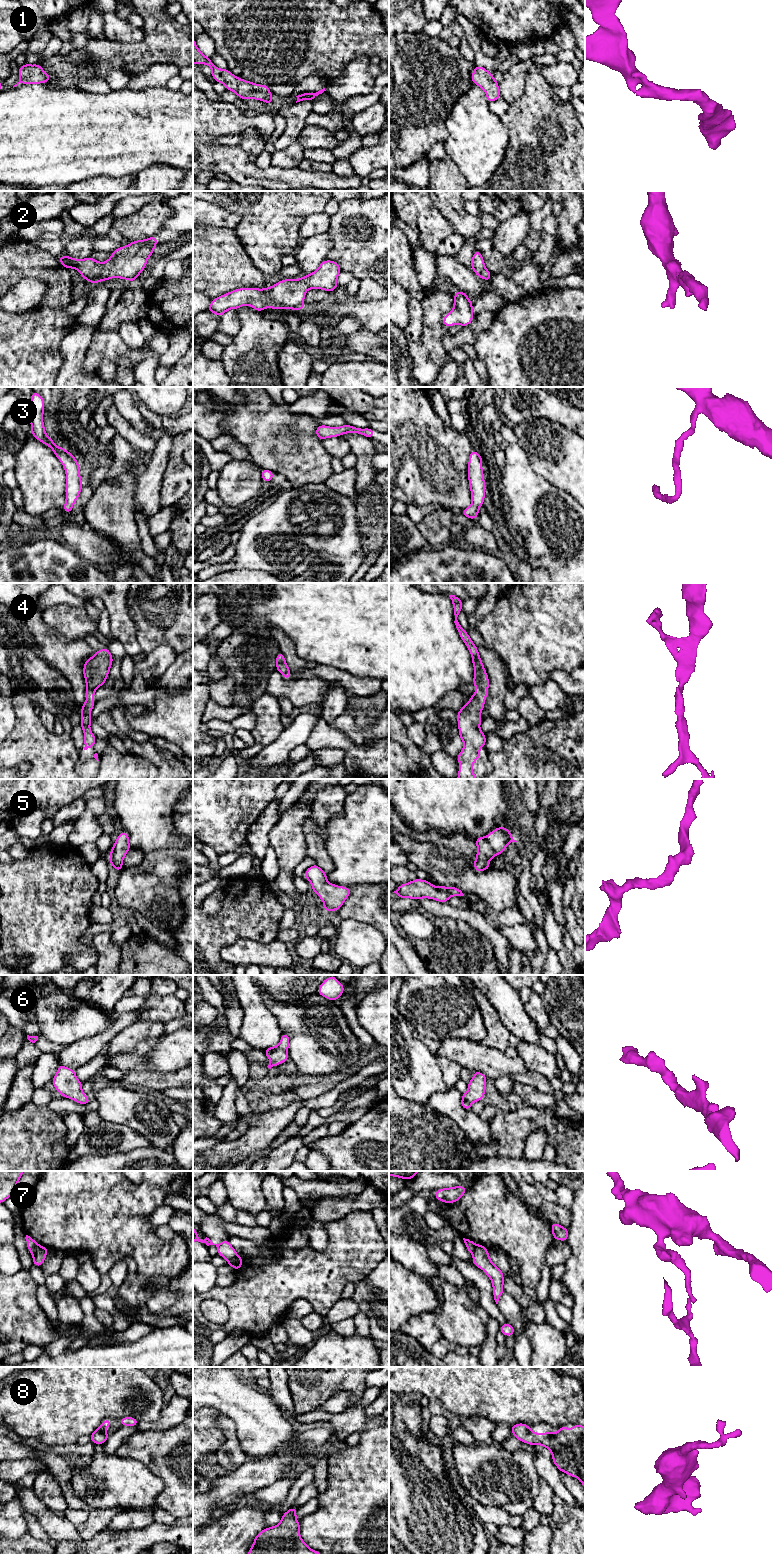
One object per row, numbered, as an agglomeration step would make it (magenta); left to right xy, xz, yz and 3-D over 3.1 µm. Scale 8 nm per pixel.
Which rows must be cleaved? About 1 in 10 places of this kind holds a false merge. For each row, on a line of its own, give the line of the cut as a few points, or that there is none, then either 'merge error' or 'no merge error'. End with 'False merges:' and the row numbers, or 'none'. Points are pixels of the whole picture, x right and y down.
1: no cut | no merge error
2: no cut | no merge error
3: no cut | no merge error
4: no cut | no merge error
5: no cut | no merge error
6: no cut | no merge error
7: xy (39, 1245), (33, 1256) | merge error
8: no cut | no merge error
False merges: 7

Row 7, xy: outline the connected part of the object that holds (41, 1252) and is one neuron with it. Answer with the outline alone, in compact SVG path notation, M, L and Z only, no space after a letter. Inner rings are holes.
M43 1246L37 1247L35 1254L33 1256L33 1265L41 1267L48 1252L48 1248L45 1248Z

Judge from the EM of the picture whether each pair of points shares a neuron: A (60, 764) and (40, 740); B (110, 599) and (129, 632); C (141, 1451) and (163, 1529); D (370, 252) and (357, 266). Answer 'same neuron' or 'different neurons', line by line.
A: same neuron
B: same neuron
C: different neurons
D: same neuron

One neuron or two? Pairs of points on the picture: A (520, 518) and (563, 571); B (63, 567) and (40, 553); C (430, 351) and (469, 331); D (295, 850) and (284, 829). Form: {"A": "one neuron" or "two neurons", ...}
{"A": "one neuron", "B": "one neuron", "C": "two neurons", "D": "one neuron"}

